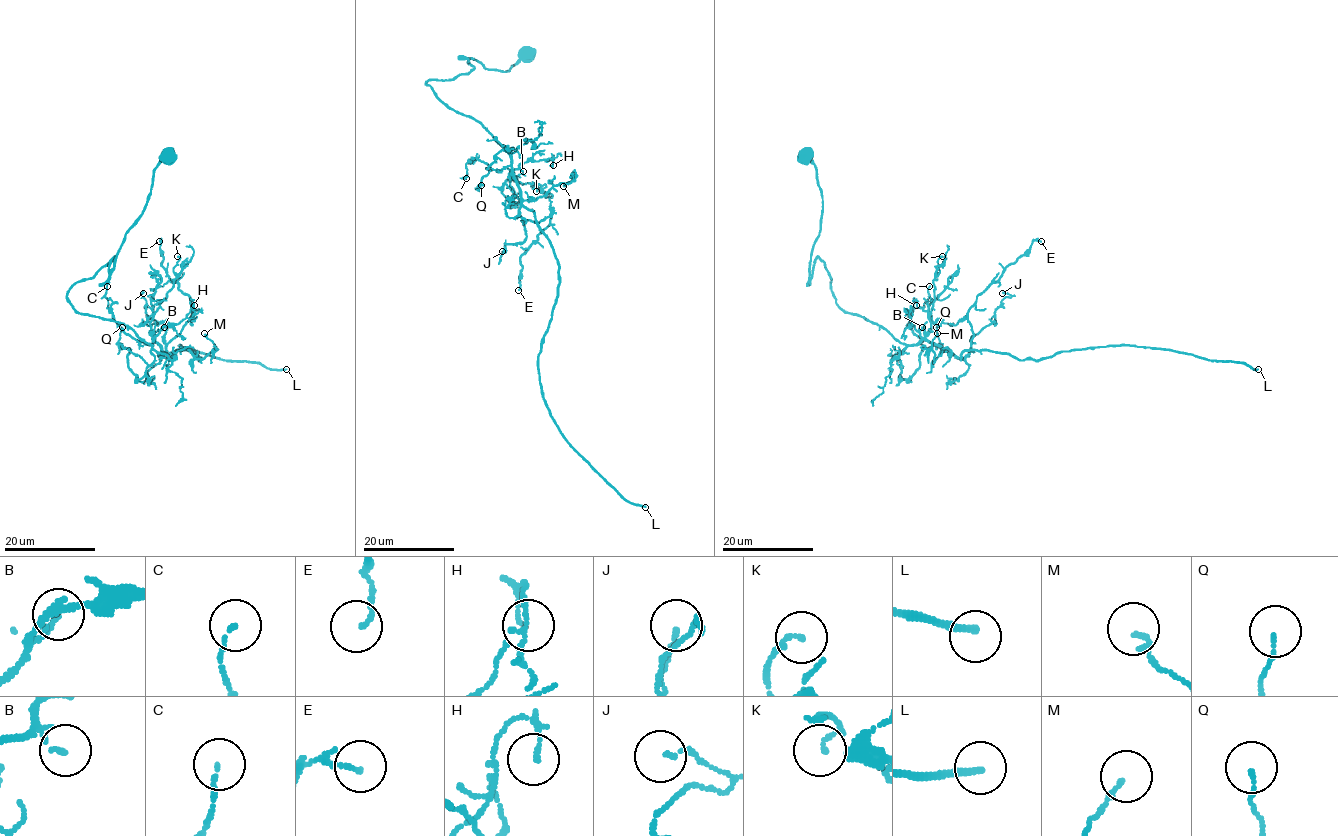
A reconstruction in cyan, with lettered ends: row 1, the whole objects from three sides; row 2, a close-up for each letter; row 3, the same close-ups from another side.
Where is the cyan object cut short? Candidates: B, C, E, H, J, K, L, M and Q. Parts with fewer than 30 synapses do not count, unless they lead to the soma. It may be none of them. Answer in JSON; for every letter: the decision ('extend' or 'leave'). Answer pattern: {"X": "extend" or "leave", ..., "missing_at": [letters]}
{"B": "leave", "C": "leave", "E": "leave", "H": "leave", "J": "leave", "K": "leave", "L": "extend", "M": "leave", "Q": "leave", "missing_at": ["L"]}

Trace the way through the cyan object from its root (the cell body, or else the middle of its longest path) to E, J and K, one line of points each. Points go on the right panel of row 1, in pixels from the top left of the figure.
E: (806, 154), (822, 196), (809, 276), (818, 258), (841, 309), (906, 345), (962, 358), (976, 297), (1041, 241)
J: (806, 154), (822, 196), (809, 276), (818, 258), (841, 309), (962, 358), (1002, 293)
K: (806, 154), (822, 196), (809, 276), (818, 258), (841, 309), (915, 345), (931, 327), (942, 256)

